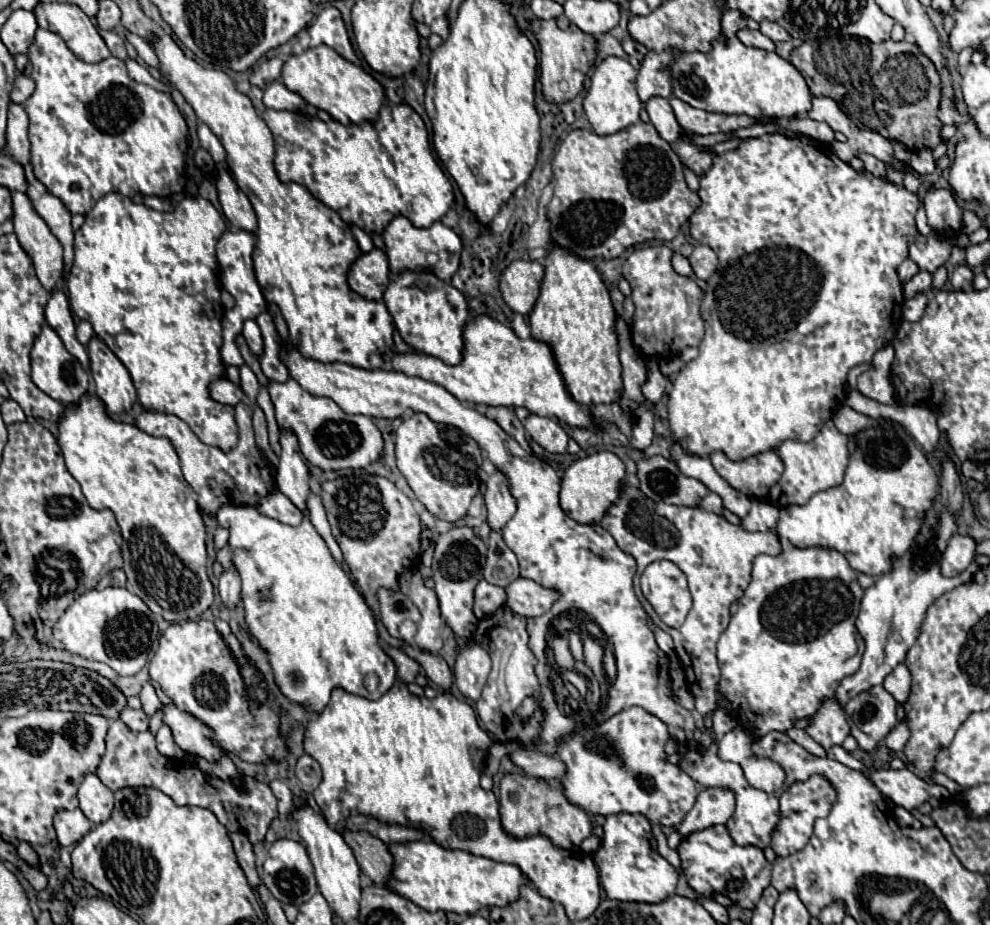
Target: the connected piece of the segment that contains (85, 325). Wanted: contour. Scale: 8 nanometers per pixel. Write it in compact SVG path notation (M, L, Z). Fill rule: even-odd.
M77 322L77 338L79 342L83 342L83 346L87 346L87 342L95 336L93 326L89 322Z

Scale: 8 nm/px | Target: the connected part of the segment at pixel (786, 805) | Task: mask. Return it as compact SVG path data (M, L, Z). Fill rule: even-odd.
M813 774L807 782L795 782L781 796L781 814L829 814L835 804L835 786Z

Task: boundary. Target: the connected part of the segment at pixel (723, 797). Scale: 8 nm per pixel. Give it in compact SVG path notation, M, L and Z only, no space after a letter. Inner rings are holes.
M705 788L699 792L693 810L687 814L677 832L687 838L695 830L705 830L707 826L725 824L735 812L735 796L731 790Z

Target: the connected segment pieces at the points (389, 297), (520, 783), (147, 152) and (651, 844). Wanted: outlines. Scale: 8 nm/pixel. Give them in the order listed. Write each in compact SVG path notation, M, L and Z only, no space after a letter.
M401 272L395 280L389 282L383 302L393 316L393 322L401 334L401 338L419 352L441 358L447 364L461 362L463 350L463 324L469 320L469 306L461 292L457 292L451 284L429 276L429 272Z
M511 772L505 774L499 786L499 804L501 804L501 822L505 832L511 836L523 838L523 836L535 836L545 834L553 840L555 846L567 850L567 846L579 846L587 836L593 834L593 820L591 816L581 808L569 802L569 798L563 794L563 786L559 780L541 782L537 778Z
M37 30L27 58L33 64L31 78L37 84L33 96L23 104L29 114L33 174L71 214L87 214L95 202L109 192L119 192L123 196L141 192L145 196L167 198L185 190L187 124L169 94L161 94L155 88L129 78L125 62L119 58L111 56L99 64L79 60L63 38L51 30Z
M615 814L605 820L605 836L593 860L599 868L601 886L611 900L621 902L663 902L675 894L679 872L657 852L657 842L647 818L639 814Z

